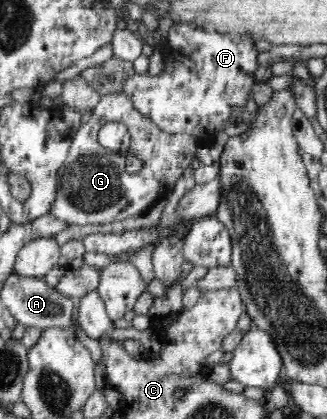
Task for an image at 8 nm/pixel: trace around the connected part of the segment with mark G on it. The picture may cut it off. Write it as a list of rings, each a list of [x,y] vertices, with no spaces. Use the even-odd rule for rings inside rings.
[[[110,93],[101,95],[98,104],[91,111],[88,122],[81,124],[71,140],[70,150],[67,158],[59,169],[58,186],[56,186],[56,200],[52,204],[51,215],[56,219],[63,220],[68,225],[88,225],[88,224],[108,224],[112,222],[126,220],[126,218],[144,214],[148,208],[152,208],[157,201],[167,198],[174,190],[174,184],[182,178],[184,170],[194,159],[196,148],[194,137],[186,134],[168,134],[154,125],[146,116],[143,116],[131,104],[131,100],[126,93]],[[107,122],[121,122],[128,127],[130,133],[129,150],[142,160],[142,169],[130,173],[126,170],[126,155],[123,152],[116,153],[106,150],[98,142],[98,133],[100,128]]]

